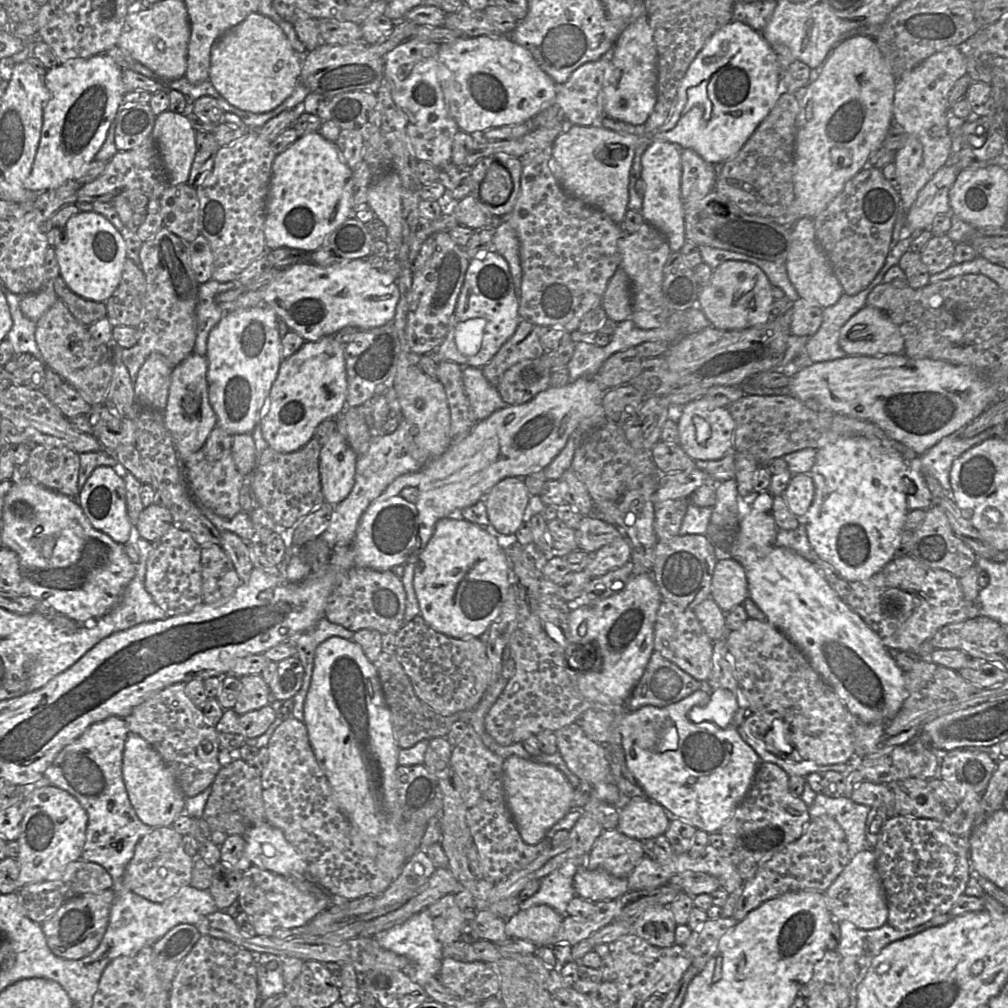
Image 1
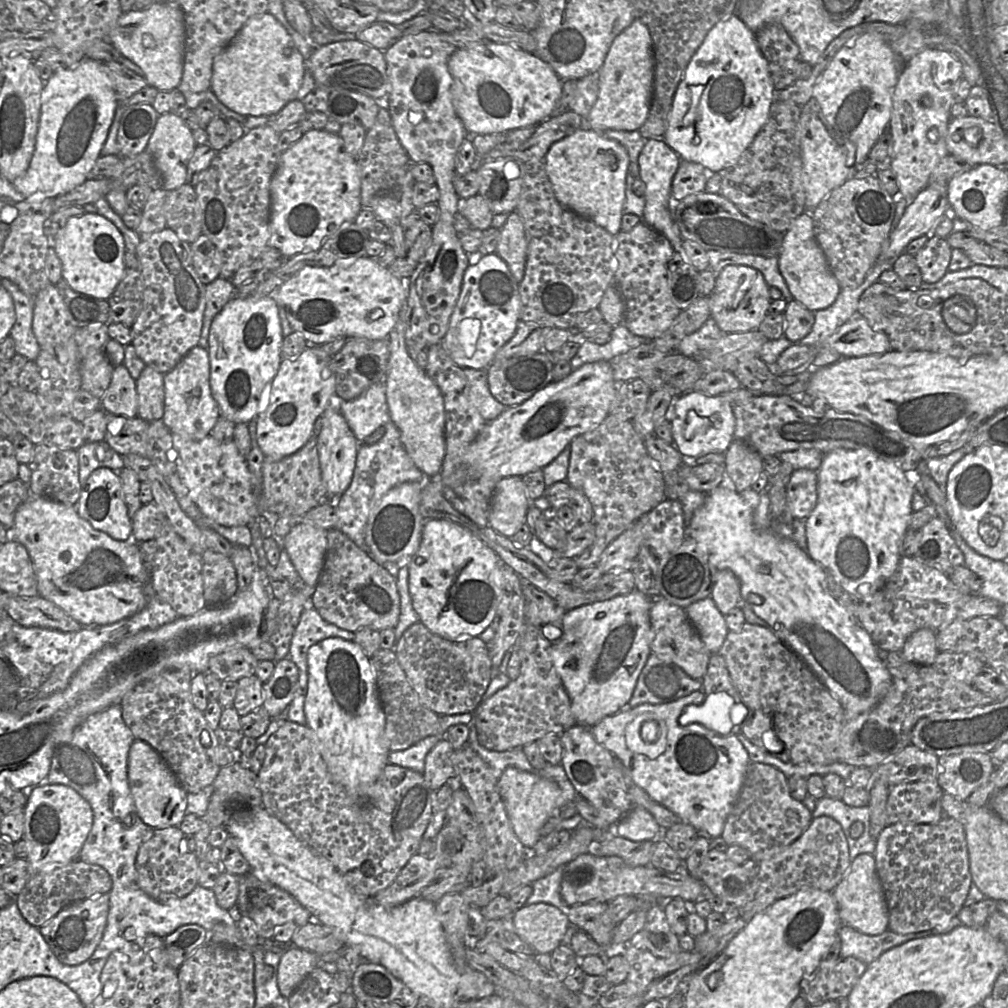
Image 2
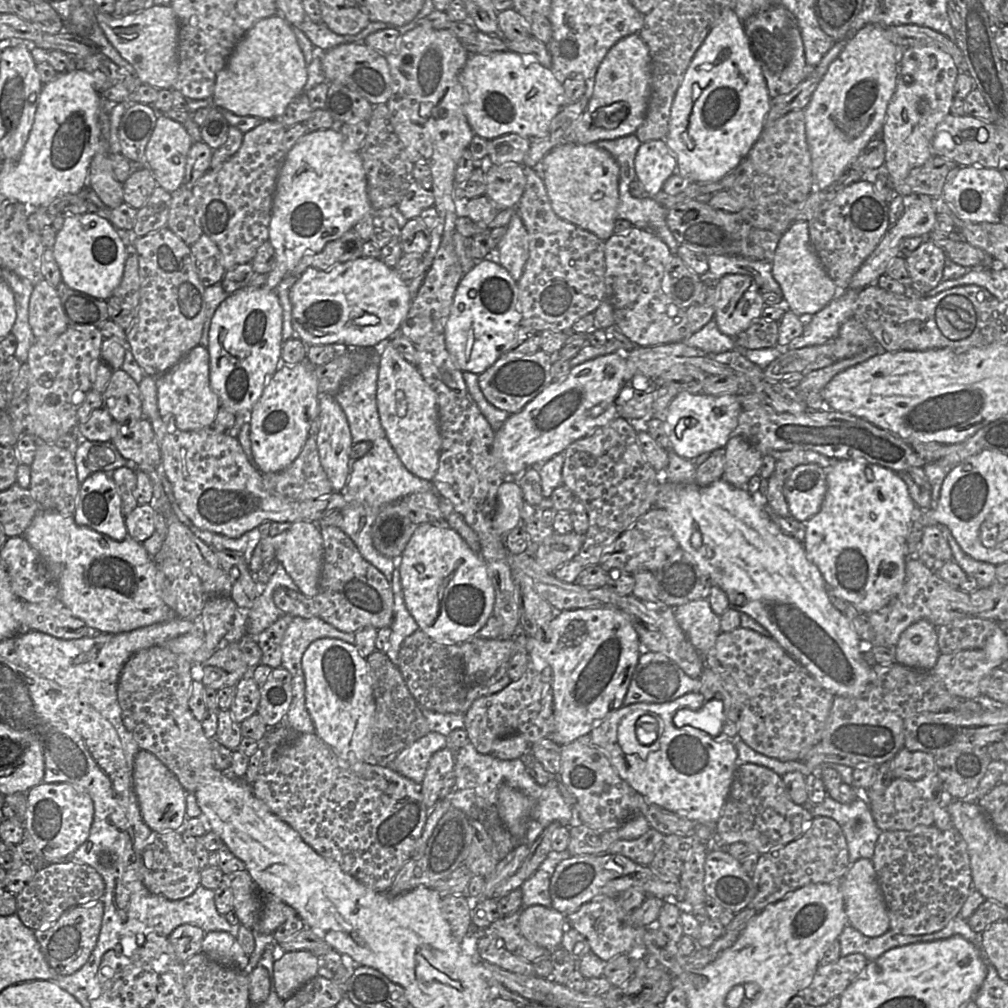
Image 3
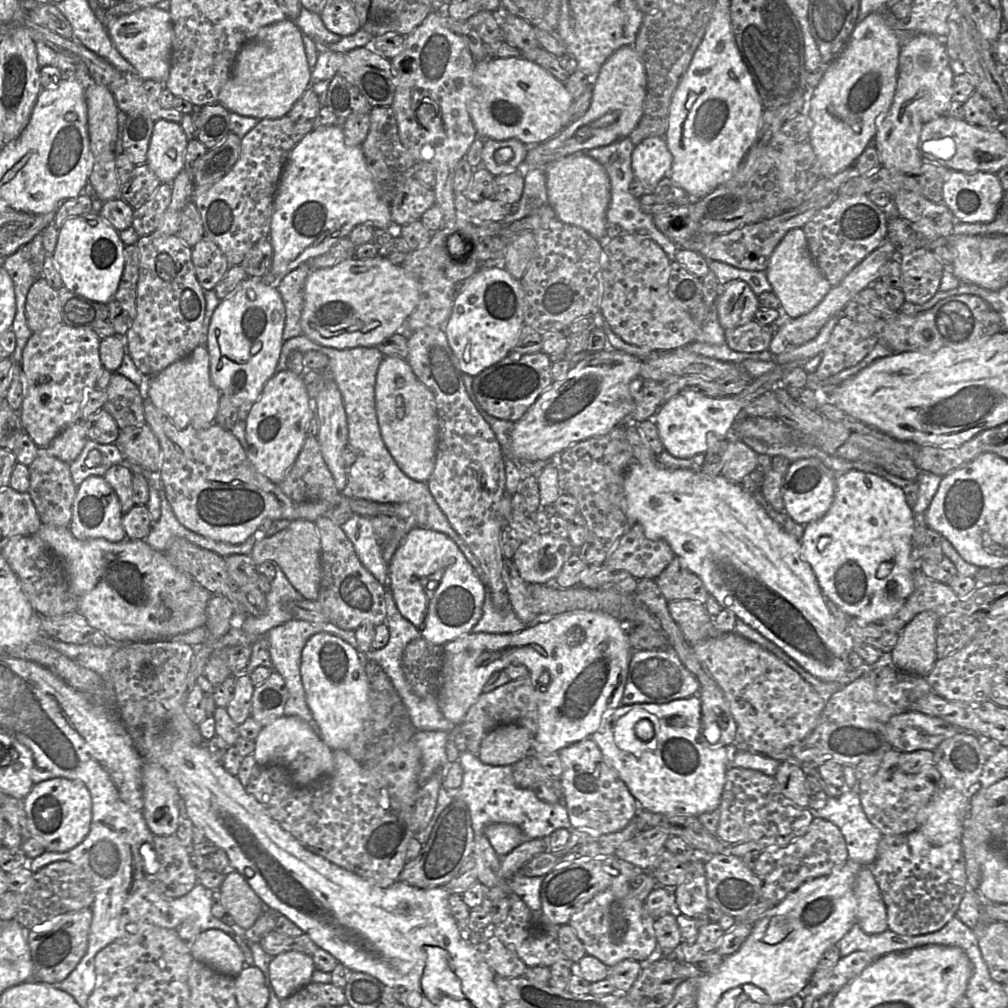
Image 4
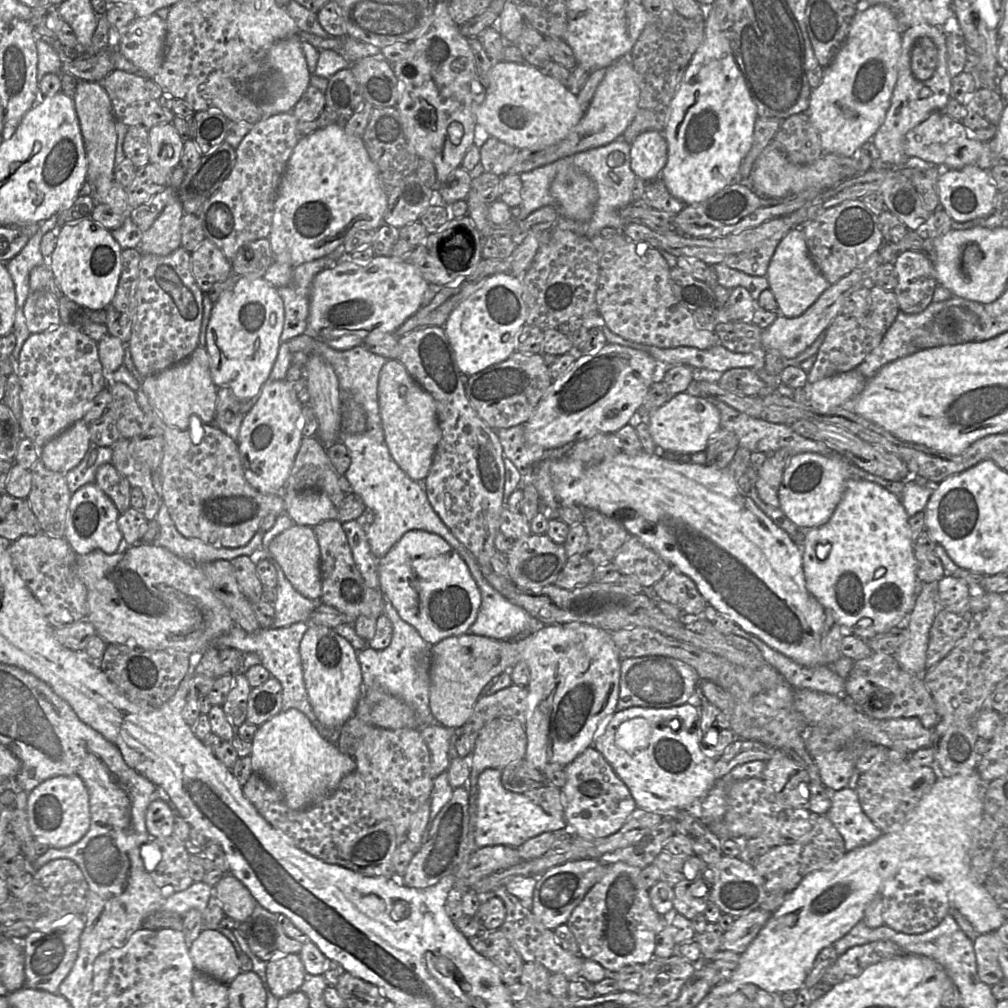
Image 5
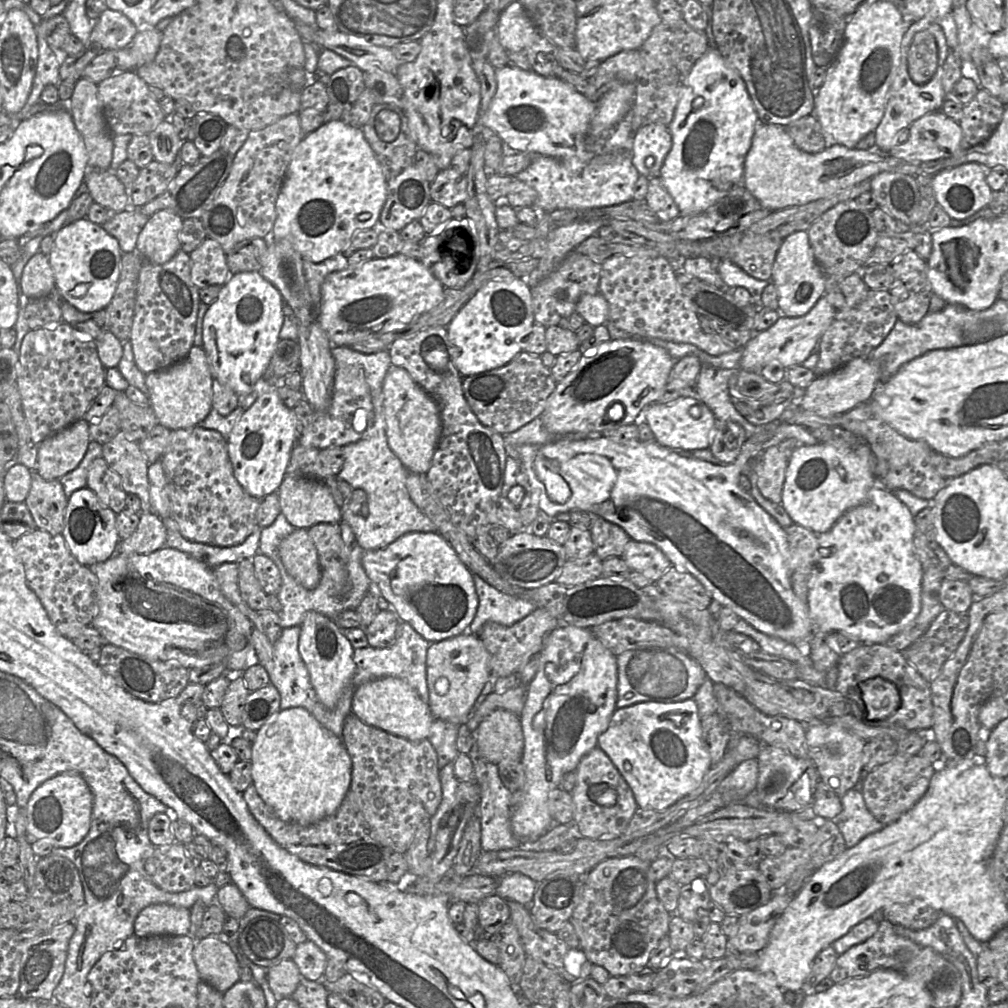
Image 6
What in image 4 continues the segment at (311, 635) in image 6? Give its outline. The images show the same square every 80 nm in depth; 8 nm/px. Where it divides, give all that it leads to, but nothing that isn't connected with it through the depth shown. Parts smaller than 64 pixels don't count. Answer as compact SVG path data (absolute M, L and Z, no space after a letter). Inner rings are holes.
M317 633L306 642L300 674L307 705L316 721L320 738L332 750L346 751L363 729L369 713L365 661L358 650L328 633Z

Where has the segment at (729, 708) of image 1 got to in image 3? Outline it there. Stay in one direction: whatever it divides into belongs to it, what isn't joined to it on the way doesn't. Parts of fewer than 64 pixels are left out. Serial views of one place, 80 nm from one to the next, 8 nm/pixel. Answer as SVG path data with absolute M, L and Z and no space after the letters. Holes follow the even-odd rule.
M712 699L704 703L699 710L680 709L673 718L673 723L677 728L691 725L703 730L713 738L721 734L725 721L723 714L724 704L722 701Z

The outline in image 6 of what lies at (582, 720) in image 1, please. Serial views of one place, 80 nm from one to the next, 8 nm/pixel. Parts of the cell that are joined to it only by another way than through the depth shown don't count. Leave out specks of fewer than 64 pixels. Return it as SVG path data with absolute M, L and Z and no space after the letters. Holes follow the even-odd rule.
M694 698L670 704L638 703L614 711L607 729L598 736L597 746L610 758L629 785L639 808L663 811L699 787L713 765L701 738L701 726Z

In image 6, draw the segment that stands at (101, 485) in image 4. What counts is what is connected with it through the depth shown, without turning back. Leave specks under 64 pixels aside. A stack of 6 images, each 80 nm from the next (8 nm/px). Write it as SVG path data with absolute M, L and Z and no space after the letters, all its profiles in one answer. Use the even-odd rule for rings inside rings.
M88 487L75 491L68 499L62 536L75 559L84 566L105 562L118 554L120 537L116 528L117 514L104 505Z

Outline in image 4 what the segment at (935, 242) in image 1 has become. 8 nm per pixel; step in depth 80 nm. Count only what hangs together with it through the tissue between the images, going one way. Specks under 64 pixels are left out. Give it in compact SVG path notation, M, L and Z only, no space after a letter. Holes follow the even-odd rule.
M926 248L897 257L901 265L901 286L905 301L921 305L939 291L944 265Z

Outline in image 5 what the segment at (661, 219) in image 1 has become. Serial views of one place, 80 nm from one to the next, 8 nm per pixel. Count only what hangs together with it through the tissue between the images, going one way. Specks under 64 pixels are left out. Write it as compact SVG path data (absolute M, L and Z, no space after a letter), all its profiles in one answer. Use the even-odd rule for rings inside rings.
M650 130L638 135L631 144L631 168L647 183L657 179L668 160L664 132Z

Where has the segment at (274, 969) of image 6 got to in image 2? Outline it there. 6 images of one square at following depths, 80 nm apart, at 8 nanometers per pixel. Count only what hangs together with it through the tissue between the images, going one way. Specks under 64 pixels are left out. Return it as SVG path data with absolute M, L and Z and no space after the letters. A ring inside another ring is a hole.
M296 947L289 948L281 956L277 970L277 982L281 995L289 998L316 967L319 967L317 954Z

